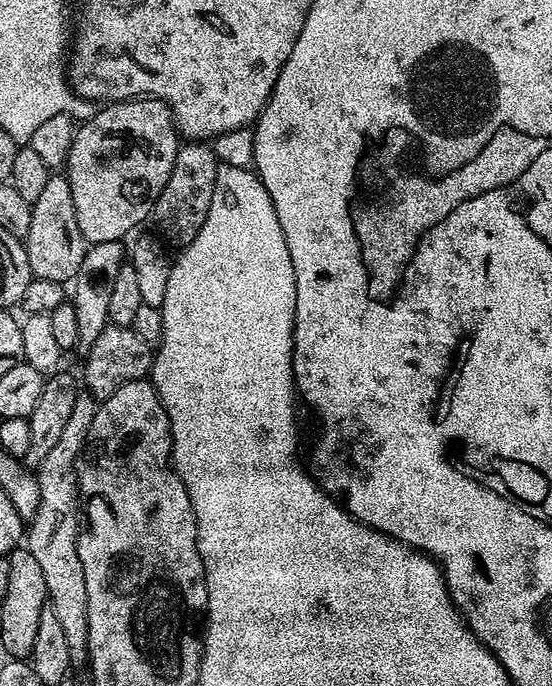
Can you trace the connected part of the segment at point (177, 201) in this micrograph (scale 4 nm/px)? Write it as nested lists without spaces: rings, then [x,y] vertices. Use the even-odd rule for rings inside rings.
[[[181,143],[178,154],[174,158],[174,166],[170,170],[170,178],[162,194],[158,194],[158,202],[152,208],[151,215],[151,219],[156,220],[157,226],[160,227],[159,235],[169,245],[172,243],[183,246],[194,242],[198,230],[202,230],[202,222],[206,222],[210,202],[214,198],[217,167],[216,153],[211,143]]]

